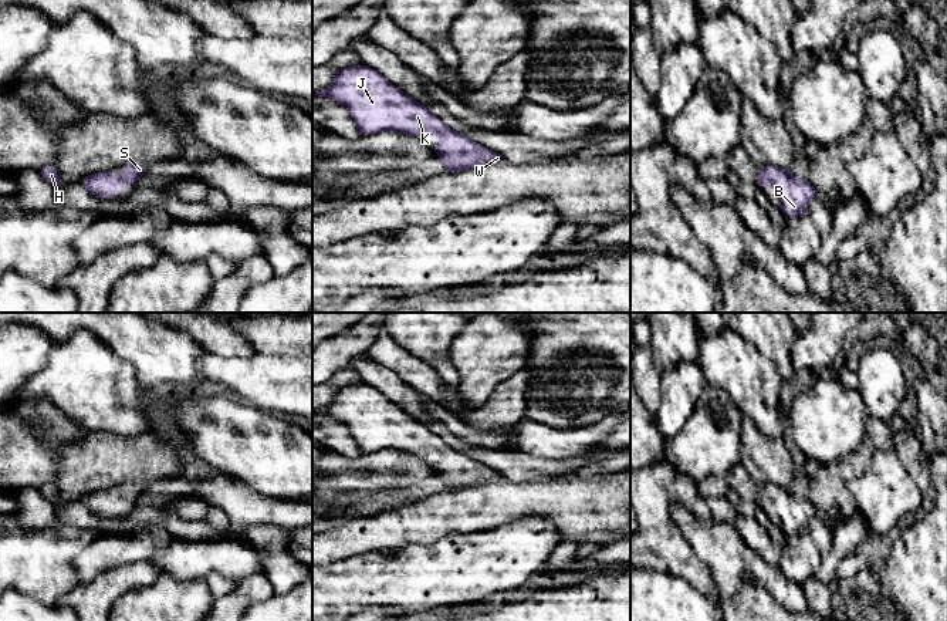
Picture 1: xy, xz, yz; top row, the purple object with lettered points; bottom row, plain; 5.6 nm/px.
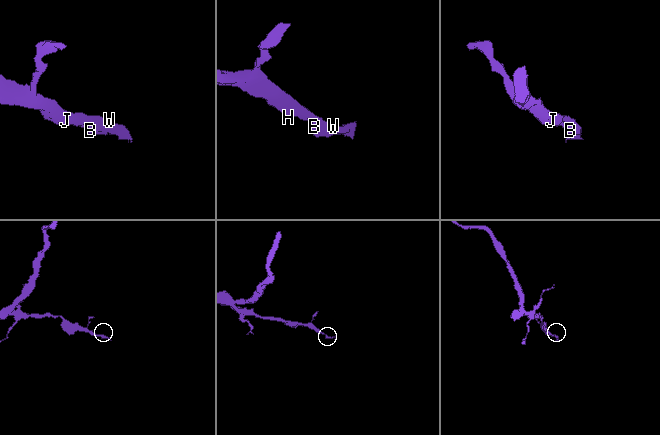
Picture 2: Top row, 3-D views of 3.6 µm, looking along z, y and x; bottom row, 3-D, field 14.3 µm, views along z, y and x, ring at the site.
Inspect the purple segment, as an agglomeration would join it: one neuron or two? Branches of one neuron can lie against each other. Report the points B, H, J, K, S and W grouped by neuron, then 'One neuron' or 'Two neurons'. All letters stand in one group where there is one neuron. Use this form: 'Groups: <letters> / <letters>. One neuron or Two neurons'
Groups: B H J K S W. One neuron

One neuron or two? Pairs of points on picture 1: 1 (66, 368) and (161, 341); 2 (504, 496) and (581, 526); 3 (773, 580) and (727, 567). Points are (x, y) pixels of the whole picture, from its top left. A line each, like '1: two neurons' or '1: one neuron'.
1: two neurons
2: one neuron
3: one neuron

